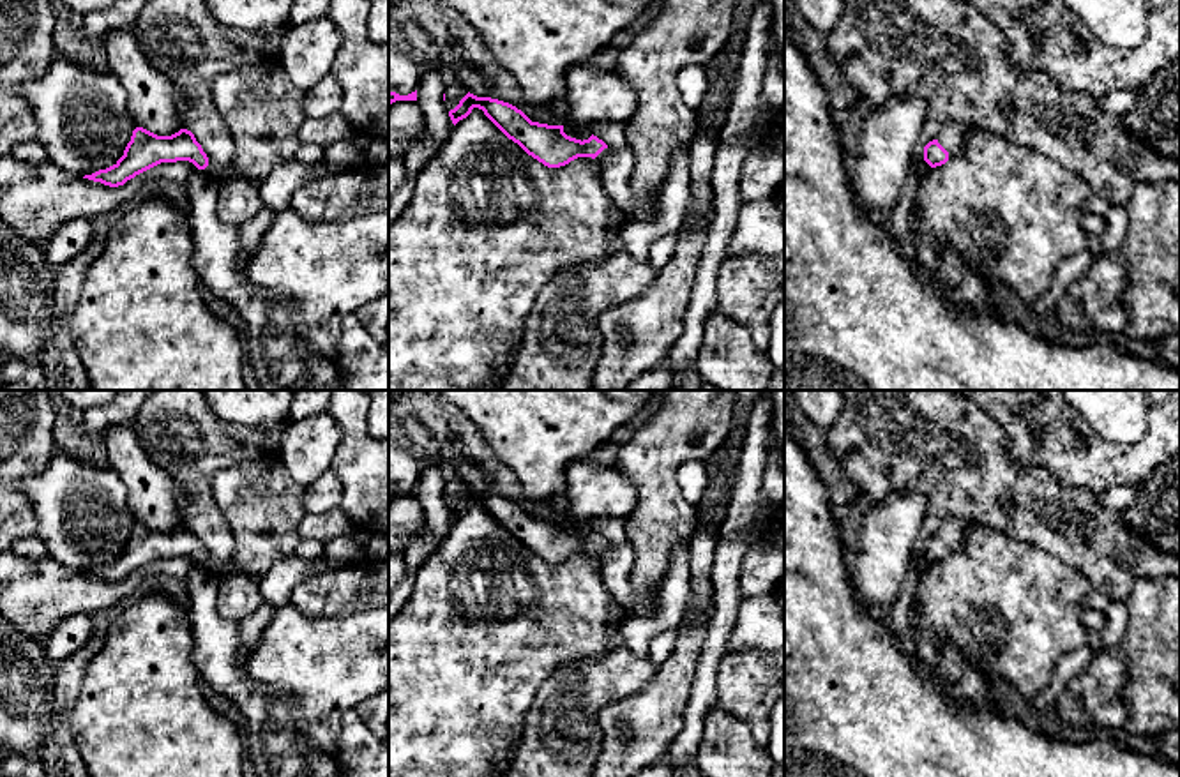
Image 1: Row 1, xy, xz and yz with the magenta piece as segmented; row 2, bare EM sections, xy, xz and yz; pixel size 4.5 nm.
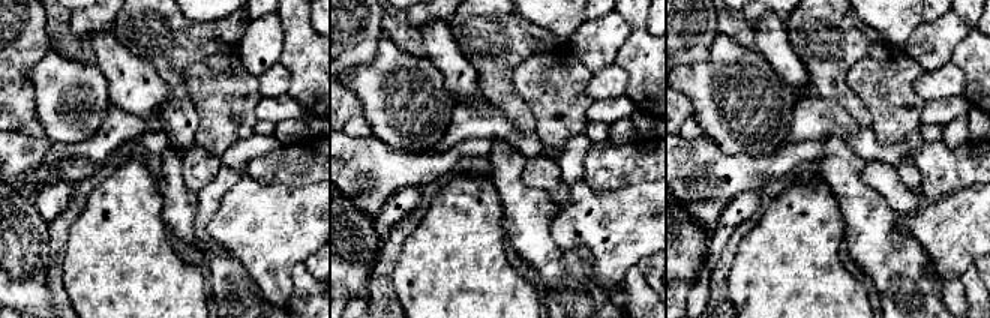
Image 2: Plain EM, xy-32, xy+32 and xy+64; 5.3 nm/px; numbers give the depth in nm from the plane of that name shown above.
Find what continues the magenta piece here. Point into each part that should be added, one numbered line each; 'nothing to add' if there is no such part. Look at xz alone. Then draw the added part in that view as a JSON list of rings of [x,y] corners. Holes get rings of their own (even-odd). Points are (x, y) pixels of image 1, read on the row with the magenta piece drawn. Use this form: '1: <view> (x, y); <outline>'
1: xz (615, 166); [[[629,145],[624,148],[604,148],[595,157],[599,178],[608,198],[627,217],[627,221],[654,221],[661,210],[661,196],[641,201],[631,189],[634,154]]]

